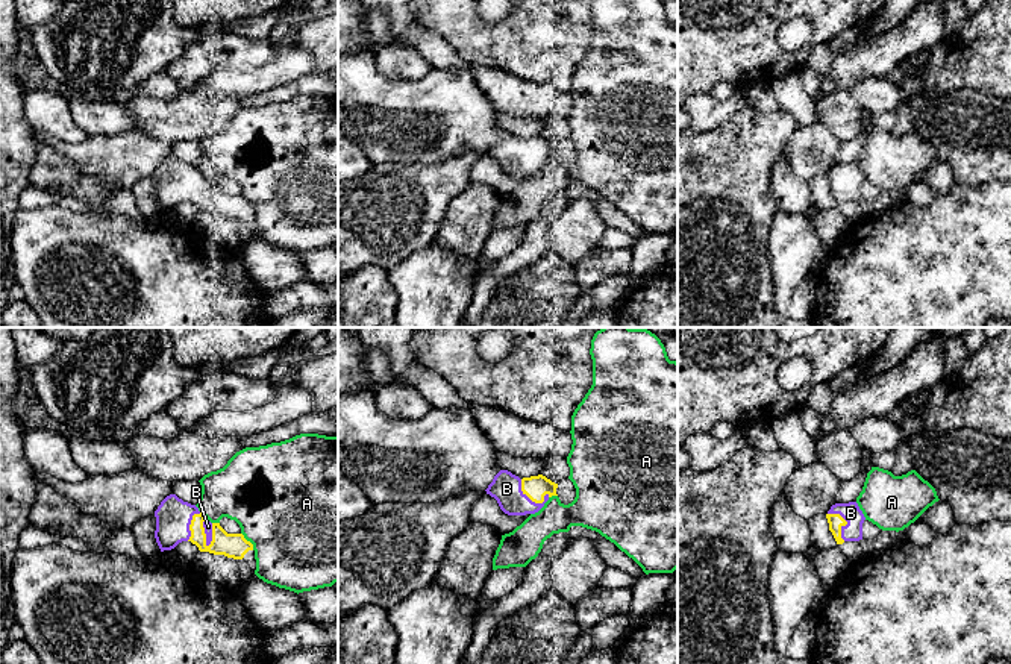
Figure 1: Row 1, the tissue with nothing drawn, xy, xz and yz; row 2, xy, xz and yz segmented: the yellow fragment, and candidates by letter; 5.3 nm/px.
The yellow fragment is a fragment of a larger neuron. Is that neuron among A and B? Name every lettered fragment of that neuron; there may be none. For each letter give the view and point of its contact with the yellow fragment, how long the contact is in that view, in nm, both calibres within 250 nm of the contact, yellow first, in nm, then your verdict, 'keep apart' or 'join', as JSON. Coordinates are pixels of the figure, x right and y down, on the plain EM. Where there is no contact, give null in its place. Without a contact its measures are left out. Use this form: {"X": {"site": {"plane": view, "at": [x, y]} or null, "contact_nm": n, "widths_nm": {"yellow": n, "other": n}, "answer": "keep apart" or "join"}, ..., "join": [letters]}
{"A": {"site": {"plane": "xy", "at": [249, 202]}, "contact_nm": 120, "widths_nm": {"yellow": 130, "other": 500}, "answer": "keep apart"}, "B": {"site": {"plane": "xy", "at": [203, 193]}, "contact_nm": 150, "widths_nm": {"yellow": 130, "other": 50}, "answer": "join"}, "join": ["B"]}

